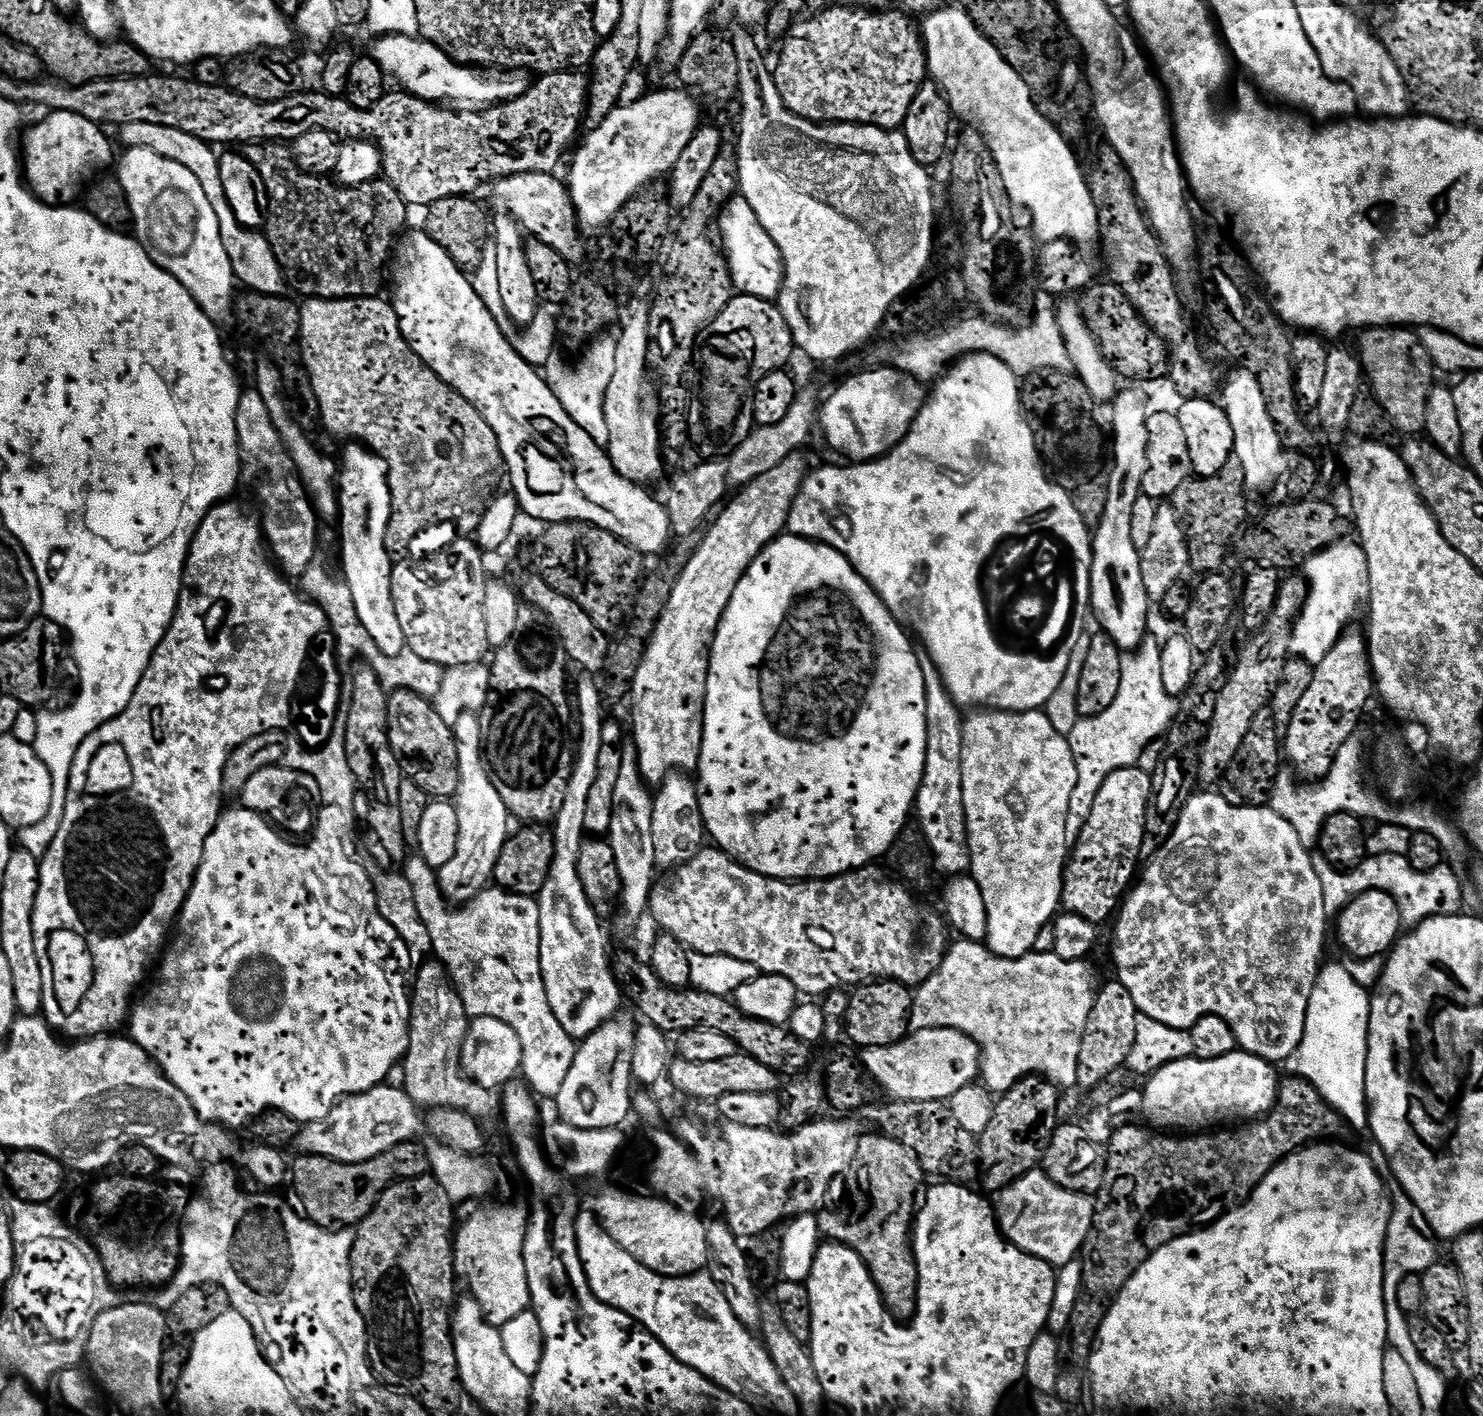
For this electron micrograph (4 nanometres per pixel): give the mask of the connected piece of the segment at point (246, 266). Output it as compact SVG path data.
M130 122L119 129L120 140L125 149L141 148L154 150L154 154L162 154L162 158L170 158L170 162L178 162L198 178L202 190L206 190L206 198L210 206L214 206L214 214L218 218L218 230L222 230L222 246L226 246L226 254L230 254L230 266L234 270L237 281L247 291L257 292L263 296L278 296L285 291L286 277L280 269L278 258L270 246L267 235L254 228L244 228L238 218L234 218L234 210L230 210L230 202L226 202L226 194L222 190L222 174L218 174L220 156L213 145L204 140L194 138L182 130L170 130L170 126L153 126L150 122Z

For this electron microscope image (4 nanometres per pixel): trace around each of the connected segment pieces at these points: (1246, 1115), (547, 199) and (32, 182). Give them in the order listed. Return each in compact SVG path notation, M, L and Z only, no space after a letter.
M1237 1050L1213 1060L1189 1058L1170 1062L1151 1073L1143 1085L1144 1116L1149 1120L1145 1121L1156 1130L1183 1130L1185 1133L1192 1134L1197 1130L1212 1130L1217 1126L1227 1125L1224 1124L1227 1120L1251 1122L1257 1118L1263 1118L1276 1104L1278 1079L1276 1080L1276 1072L1272 1068L1275 1067L1269 1061L1243 1050Z
M550 172L502 177L491 181L490 200L497 208L497 213L512 217L531 239L546 242L546 246L554 246L558 254L562 254L570 262L576 262L580 256L579 234L581 235L578 231L576 207L572 205L572 195L568 193L567 183L558 177L559 175Z
M48 112L45 120L40 120L28 133L25 131L24 144L22 136L22 175L32 192L43 204L72 206L81 199L86 185L97 175L99 168L113 167L112 144L103 127L90 118L82 118L82 114L69 112Z

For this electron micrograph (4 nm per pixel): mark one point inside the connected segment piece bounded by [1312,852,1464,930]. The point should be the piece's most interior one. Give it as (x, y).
(1419, 895)

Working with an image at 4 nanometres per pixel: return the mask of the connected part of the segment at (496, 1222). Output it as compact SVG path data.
M492 1202L473 1207L476 1209L469 1214L468 1221L461 1228L459 1225L454 1238L456 1275L472 1287L471 1295L482 1306L484 1317L501 1329L506 1322L533 1307L524 1257L530 1212L516 1204L488 1203Z

